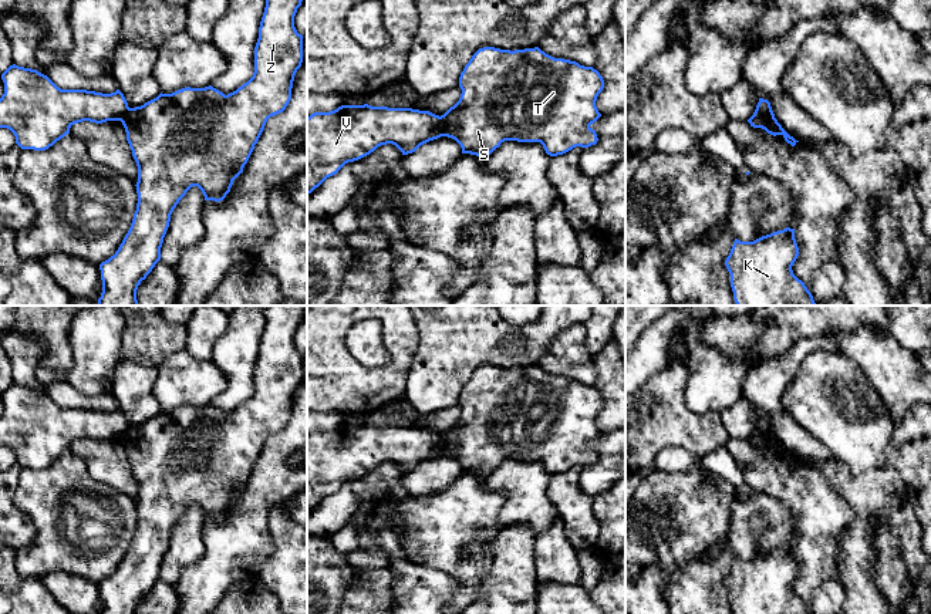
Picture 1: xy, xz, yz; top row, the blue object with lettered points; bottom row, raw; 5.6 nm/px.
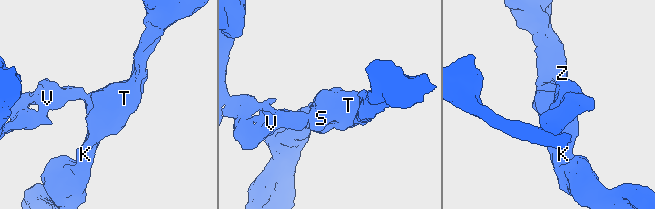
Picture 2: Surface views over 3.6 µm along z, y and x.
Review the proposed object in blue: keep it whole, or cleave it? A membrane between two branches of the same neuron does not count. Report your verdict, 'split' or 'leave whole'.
split

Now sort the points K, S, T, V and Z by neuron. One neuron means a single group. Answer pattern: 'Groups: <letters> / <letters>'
Groups: K S T Z / V

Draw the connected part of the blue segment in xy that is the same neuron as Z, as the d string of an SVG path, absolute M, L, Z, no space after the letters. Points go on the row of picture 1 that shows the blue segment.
M266 0L254 47L253 77L236 91L225 95L212 85L182 88L159 94L141 107L129 108L122 118L127 141L138 166L138 203L128 233L114 256L99 264L102 293L98 306L138 306L136 290L161 260L161 247L169 227L171 215L192 186L198 186L205 200L220 202L230 192L233 181L243 172L267 119L286 109L297 70L303 63L303 36L294 27L294 16L303 0Z

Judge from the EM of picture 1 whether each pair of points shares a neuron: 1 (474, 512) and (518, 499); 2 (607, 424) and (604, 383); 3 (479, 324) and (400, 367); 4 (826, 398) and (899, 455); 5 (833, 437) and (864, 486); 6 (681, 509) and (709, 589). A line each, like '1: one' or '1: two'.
1: two
2: one
3: two
4: one
5: two
6: one

